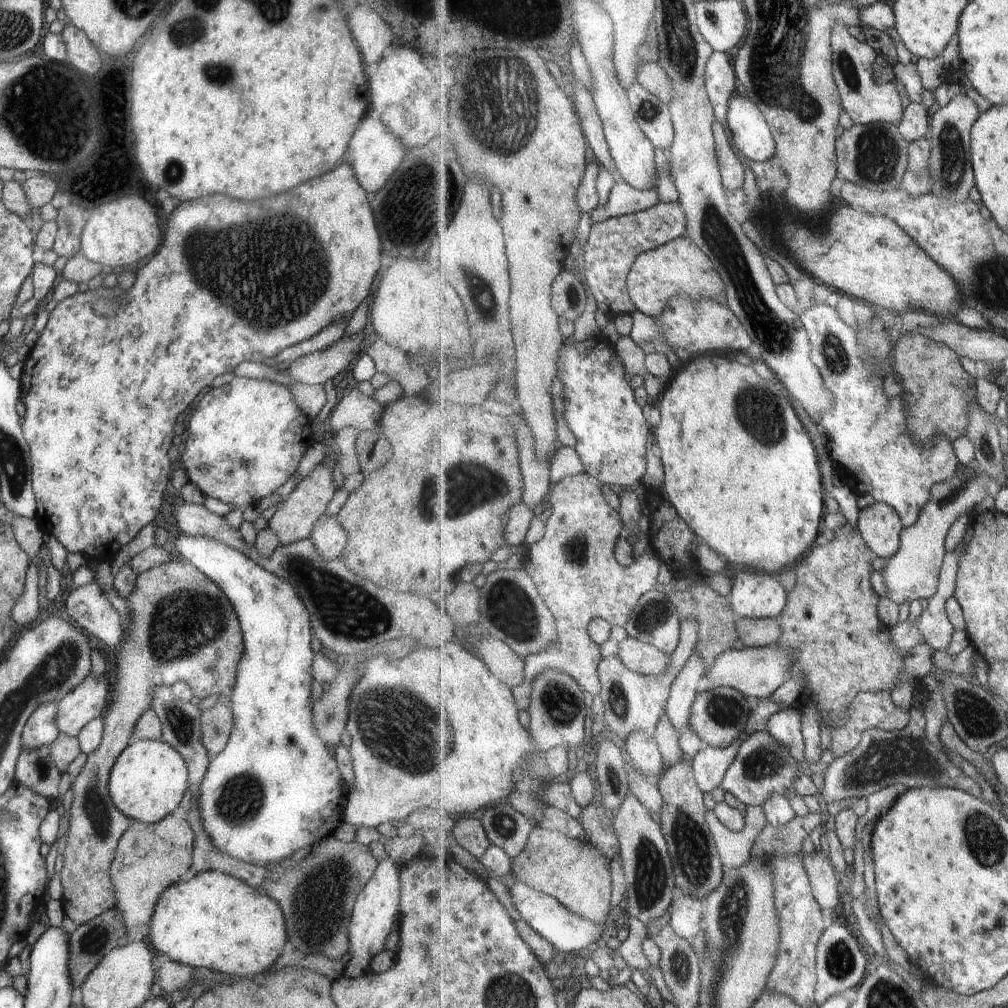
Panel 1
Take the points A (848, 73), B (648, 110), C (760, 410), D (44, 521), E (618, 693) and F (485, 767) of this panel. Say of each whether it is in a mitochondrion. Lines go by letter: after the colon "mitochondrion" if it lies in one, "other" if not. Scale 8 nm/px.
A: mitochondrion
B: mitochondrion
C: mitochondrion
D: other
E: mitochondrion
F: other

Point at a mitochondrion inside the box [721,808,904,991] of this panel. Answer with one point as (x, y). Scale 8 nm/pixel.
(839, 960)

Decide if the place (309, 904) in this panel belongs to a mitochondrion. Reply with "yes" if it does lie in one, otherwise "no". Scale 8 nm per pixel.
yes

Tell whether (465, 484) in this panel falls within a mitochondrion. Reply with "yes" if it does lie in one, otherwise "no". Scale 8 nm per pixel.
yes

